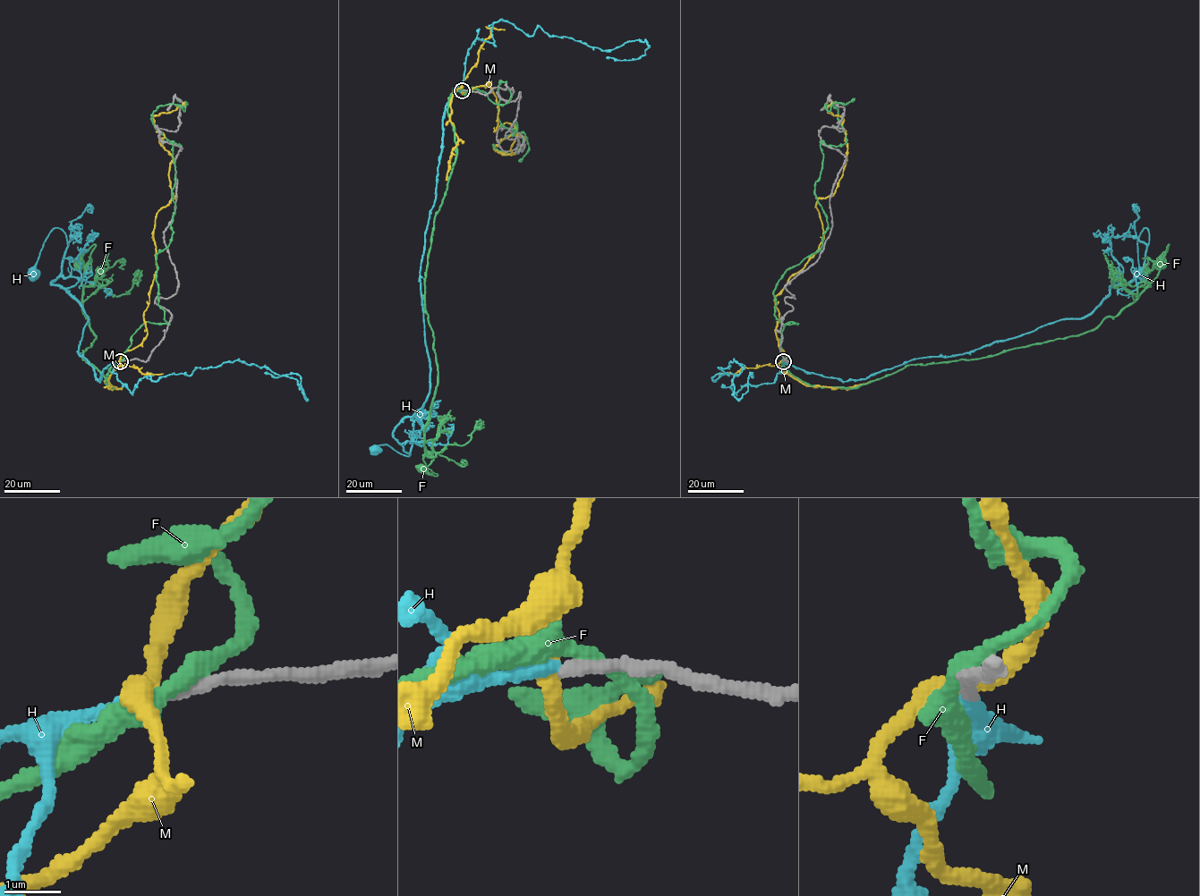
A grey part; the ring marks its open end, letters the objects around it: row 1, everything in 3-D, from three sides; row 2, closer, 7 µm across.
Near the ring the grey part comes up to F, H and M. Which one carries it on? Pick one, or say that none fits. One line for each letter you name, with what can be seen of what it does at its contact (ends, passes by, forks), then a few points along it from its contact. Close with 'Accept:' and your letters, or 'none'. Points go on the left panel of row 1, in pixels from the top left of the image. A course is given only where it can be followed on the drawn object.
H: it ends | via (120, 361), (99, 381), (78, 353), (88, 318), (51, 283), (67, 246), (60, 229), (44, 242), (35, 274)
Accept: H

